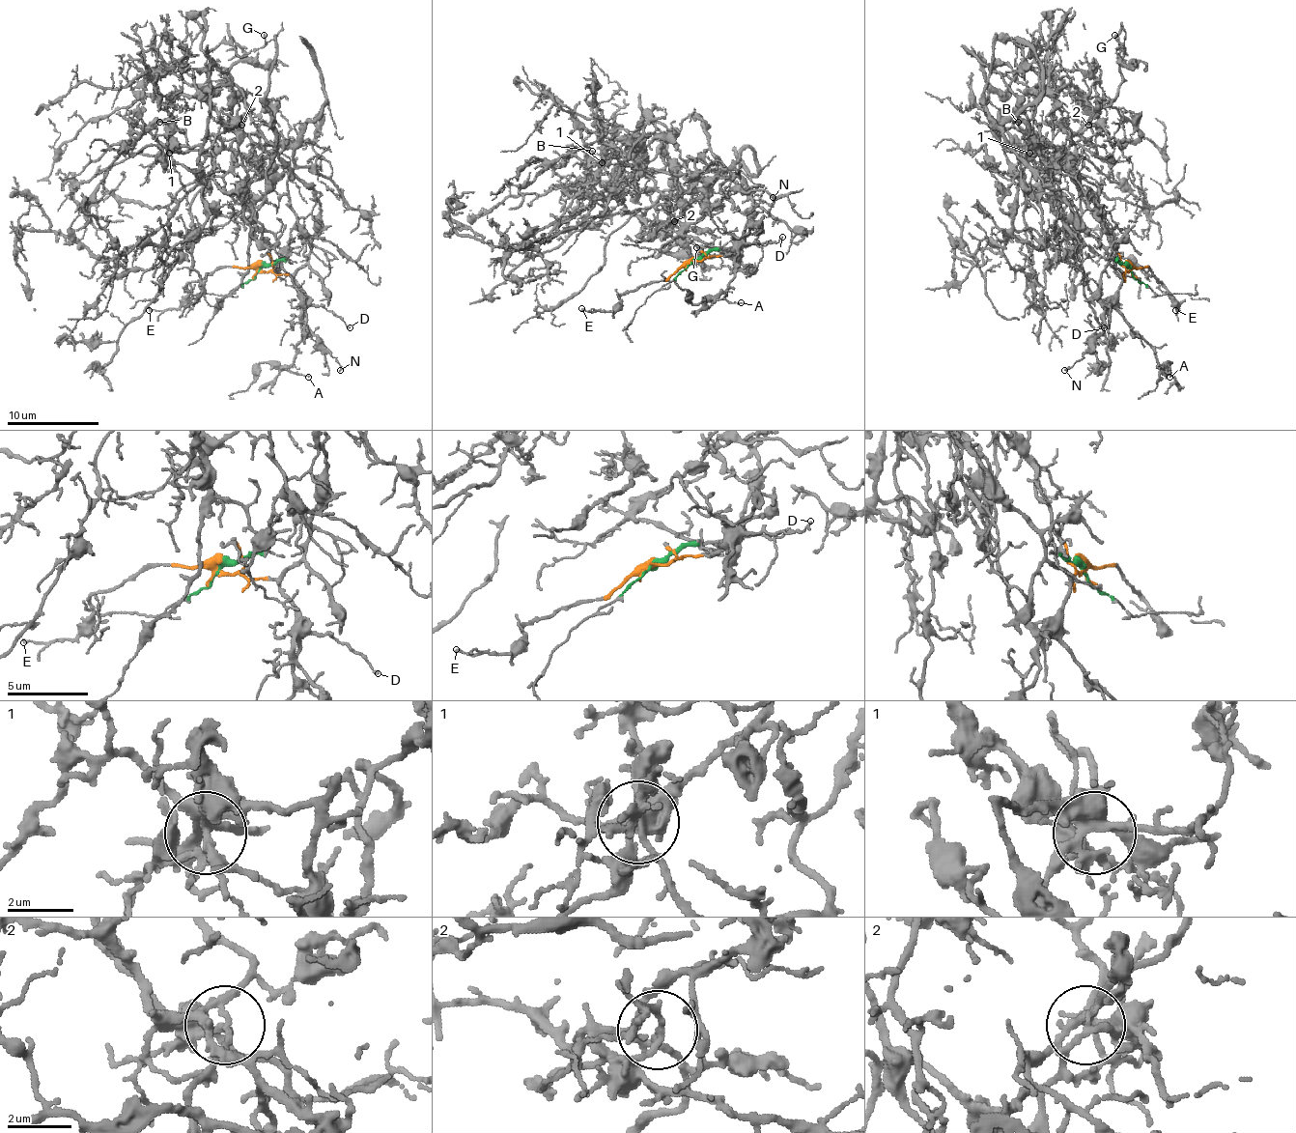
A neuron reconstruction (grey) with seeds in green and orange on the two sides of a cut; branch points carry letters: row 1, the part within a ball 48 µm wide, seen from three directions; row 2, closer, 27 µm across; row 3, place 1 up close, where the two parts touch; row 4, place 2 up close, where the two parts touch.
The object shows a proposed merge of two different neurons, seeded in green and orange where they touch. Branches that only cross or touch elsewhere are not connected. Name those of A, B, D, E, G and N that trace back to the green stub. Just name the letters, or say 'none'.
B, G

